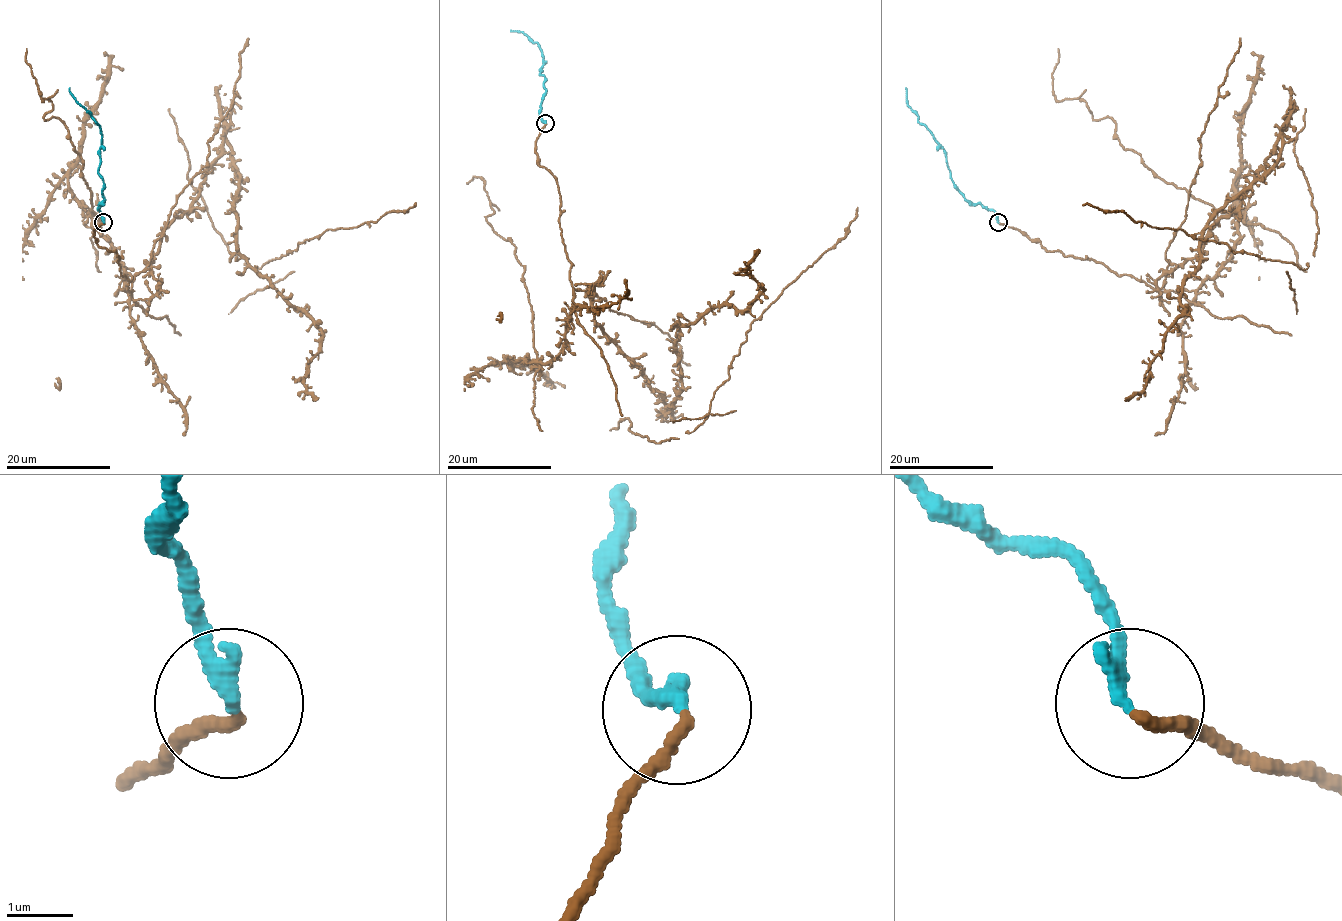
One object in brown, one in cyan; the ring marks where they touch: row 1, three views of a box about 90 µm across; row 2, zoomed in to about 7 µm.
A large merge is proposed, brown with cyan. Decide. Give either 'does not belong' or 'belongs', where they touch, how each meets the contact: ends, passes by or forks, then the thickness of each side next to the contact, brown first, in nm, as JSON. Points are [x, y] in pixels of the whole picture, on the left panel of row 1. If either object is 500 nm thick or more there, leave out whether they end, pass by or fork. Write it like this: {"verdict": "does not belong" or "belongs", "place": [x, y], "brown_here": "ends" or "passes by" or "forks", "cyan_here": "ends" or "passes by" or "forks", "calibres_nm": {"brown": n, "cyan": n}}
{"verdict": "belongs", "place": [103, 222], "brown_here": "ends", "cyan_here": "ends", "calibres_nm": {"brown": 190, "cyan": 280}}

